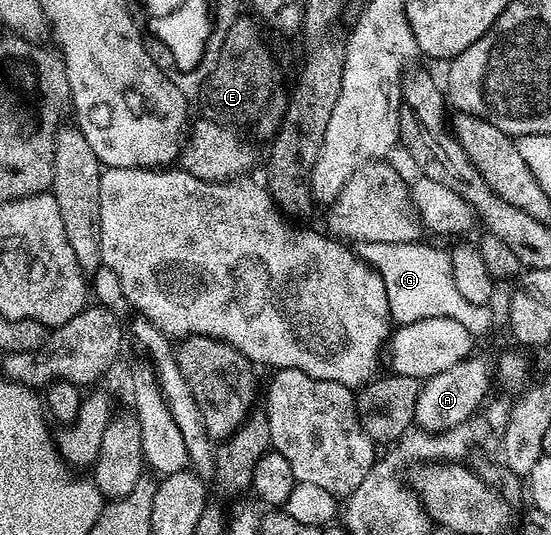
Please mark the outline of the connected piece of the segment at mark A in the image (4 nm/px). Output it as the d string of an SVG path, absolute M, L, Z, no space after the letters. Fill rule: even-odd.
M473 353L456 365L445 369L436 376L423 380L418 393L415 426L421 431L442 435L455 427L465 426L476 410L485 406L492 387L493 364L488 364L479 353ZM485 398L485 399L484 399Z

